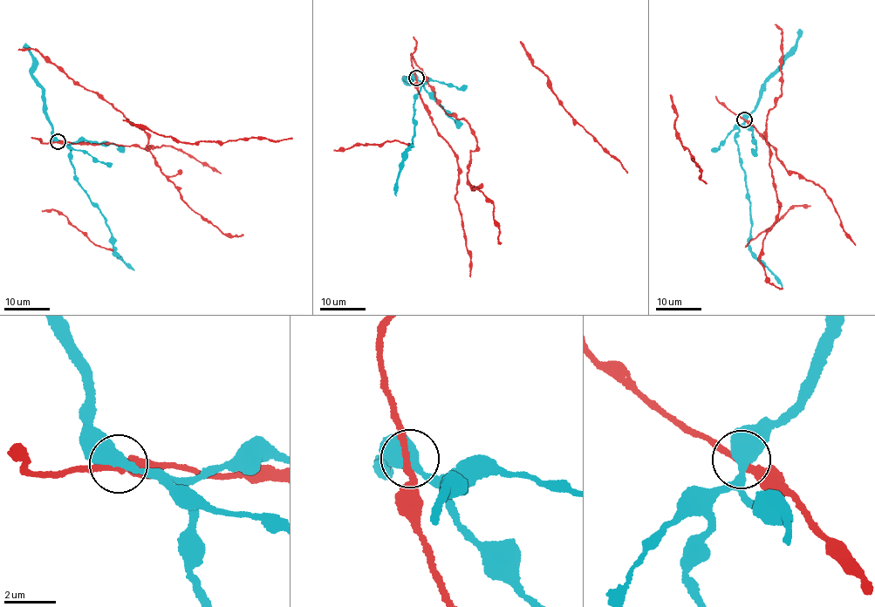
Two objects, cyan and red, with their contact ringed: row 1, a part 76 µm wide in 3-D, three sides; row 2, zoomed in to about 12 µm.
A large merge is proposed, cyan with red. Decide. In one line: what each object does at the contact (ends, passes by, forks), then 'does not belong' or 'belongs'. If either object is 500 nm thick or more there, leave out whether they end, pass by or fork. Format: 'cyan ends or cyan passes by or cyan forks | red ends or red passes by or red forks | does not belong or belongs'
belongs

